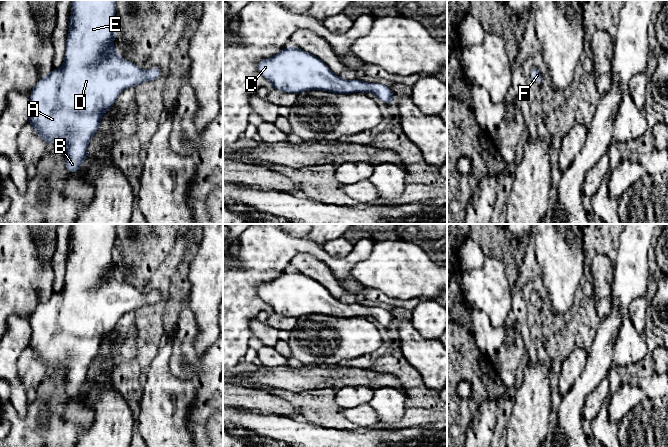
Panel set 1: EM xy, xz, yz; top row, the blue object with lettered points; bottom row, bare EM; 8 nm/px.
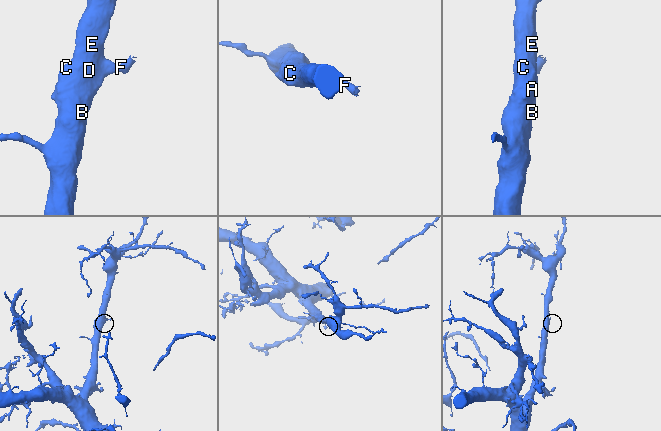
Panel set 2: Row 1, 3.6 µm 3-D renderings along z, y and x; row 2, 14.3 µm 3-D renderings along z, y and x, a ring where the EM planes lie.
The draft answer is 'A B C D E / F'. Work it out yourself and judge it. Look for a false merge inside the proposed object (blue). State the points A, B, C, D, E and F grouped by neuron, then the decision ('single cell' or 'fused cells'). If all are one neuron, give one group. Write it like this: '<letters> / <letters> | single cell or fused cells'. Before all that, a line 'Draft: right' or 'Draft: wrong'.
Draft: wrong
A B C D E F | single cell

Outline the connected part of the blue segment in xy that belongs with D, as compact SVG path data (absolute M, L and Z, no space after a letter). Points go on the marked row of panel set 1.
M72 0L72 10L70 15L69 31L66 41L65 60L62 66L52 71L44 78L40 79L36 85L31 89L30 102L31 113L28 123L47 144L61 144L65 151L65 168L70 174L76 173L80 165L86 160L88 156L88 146L91 138L98 132L99 126L106 111L115 105L118 95L125 89L136 87L142 82L154 81L162 75L162 71L157 66L150 68L148 71L140 69L133 62L123 59L116 51L113 41L116 38L116 30L114 18L116 14L117 0Z

